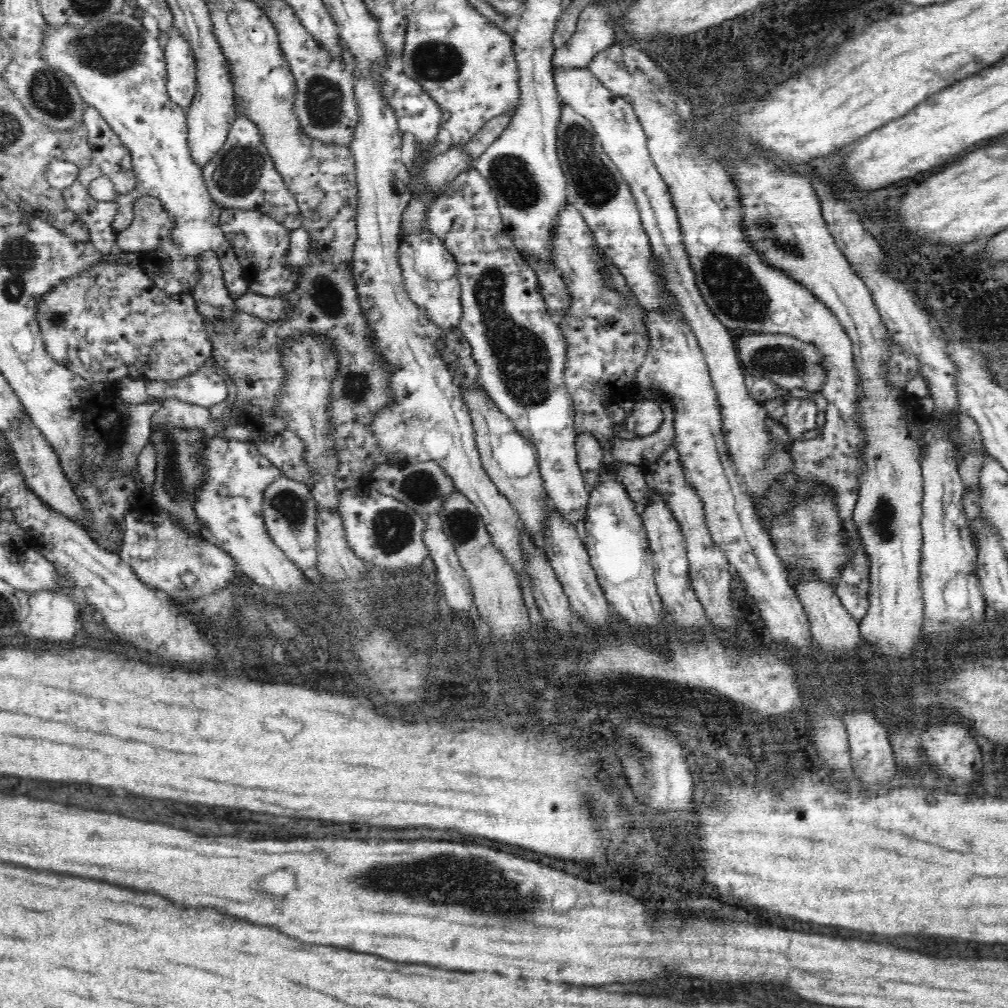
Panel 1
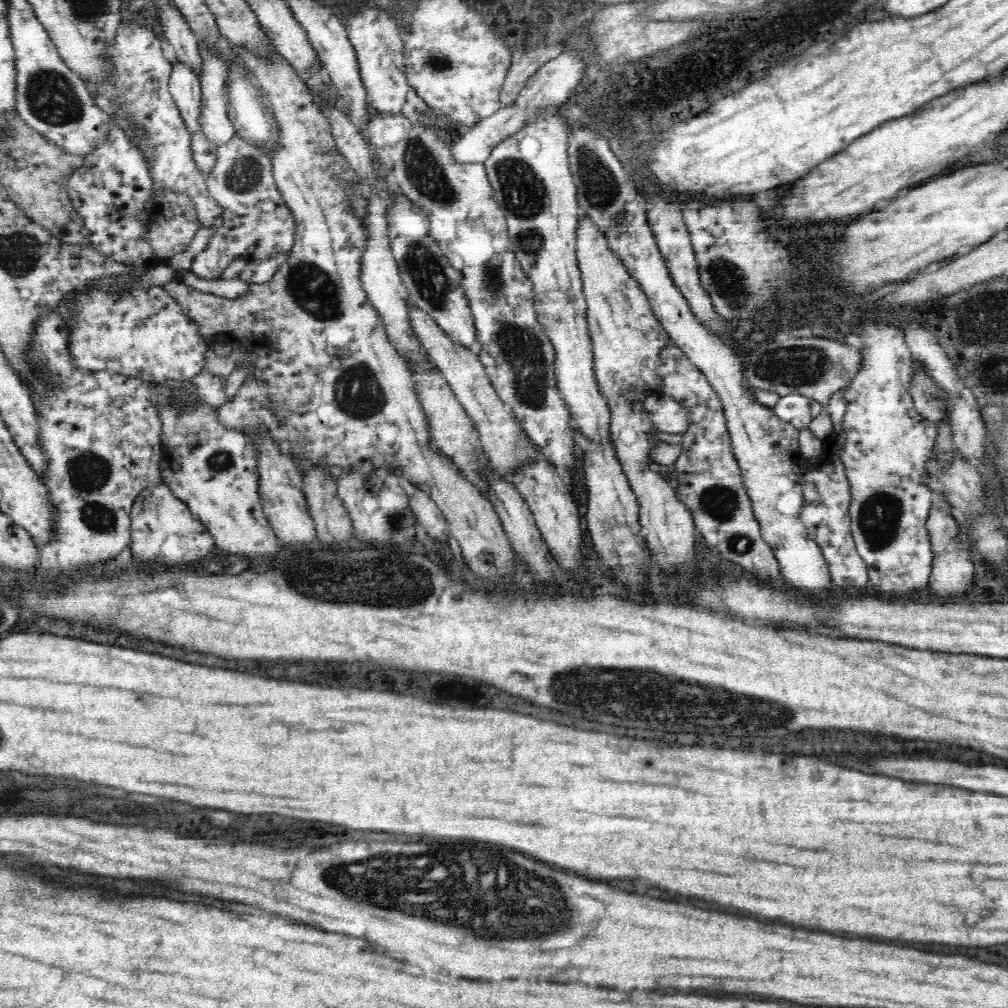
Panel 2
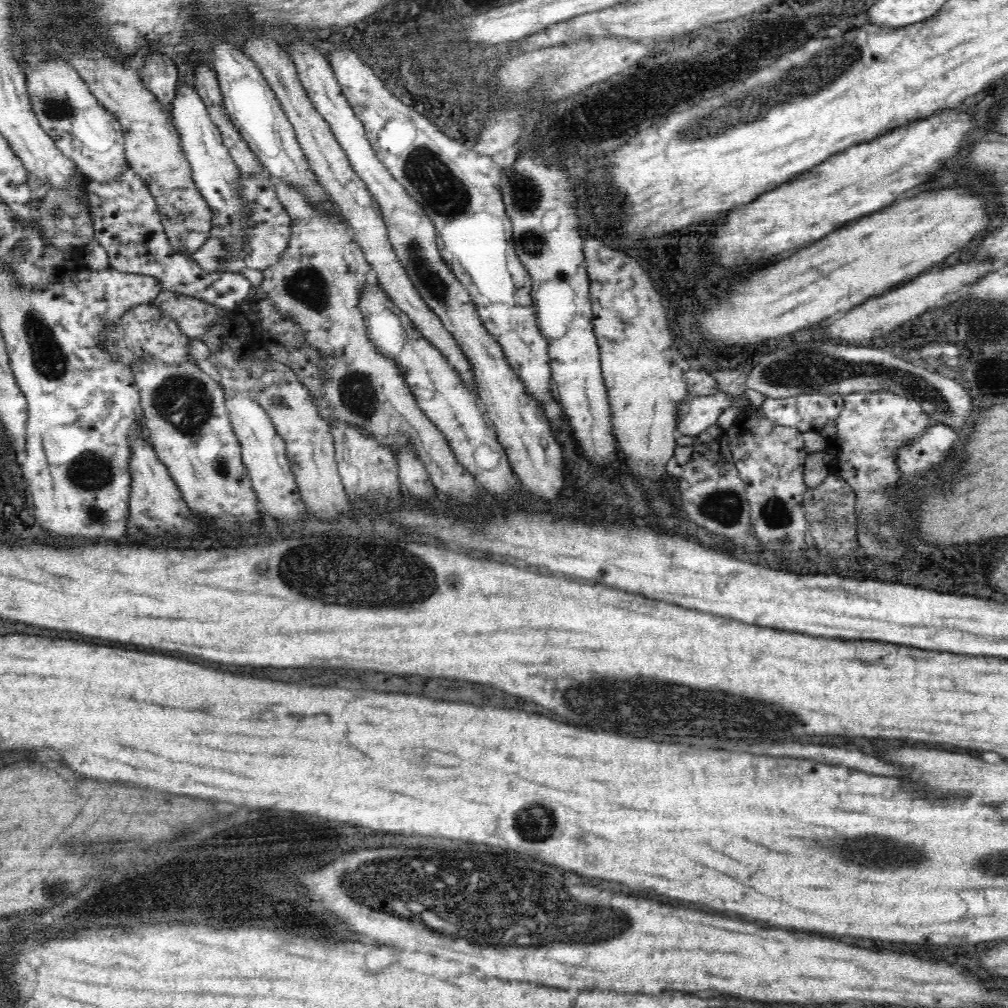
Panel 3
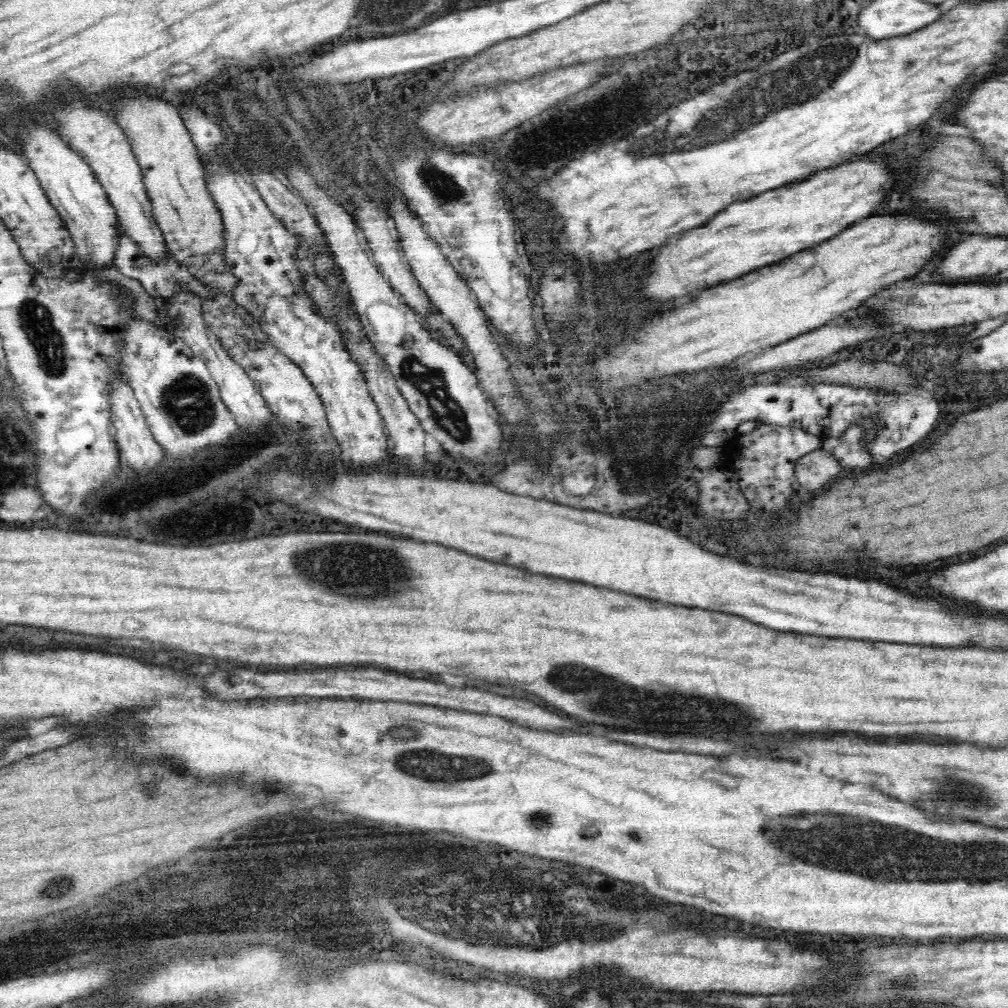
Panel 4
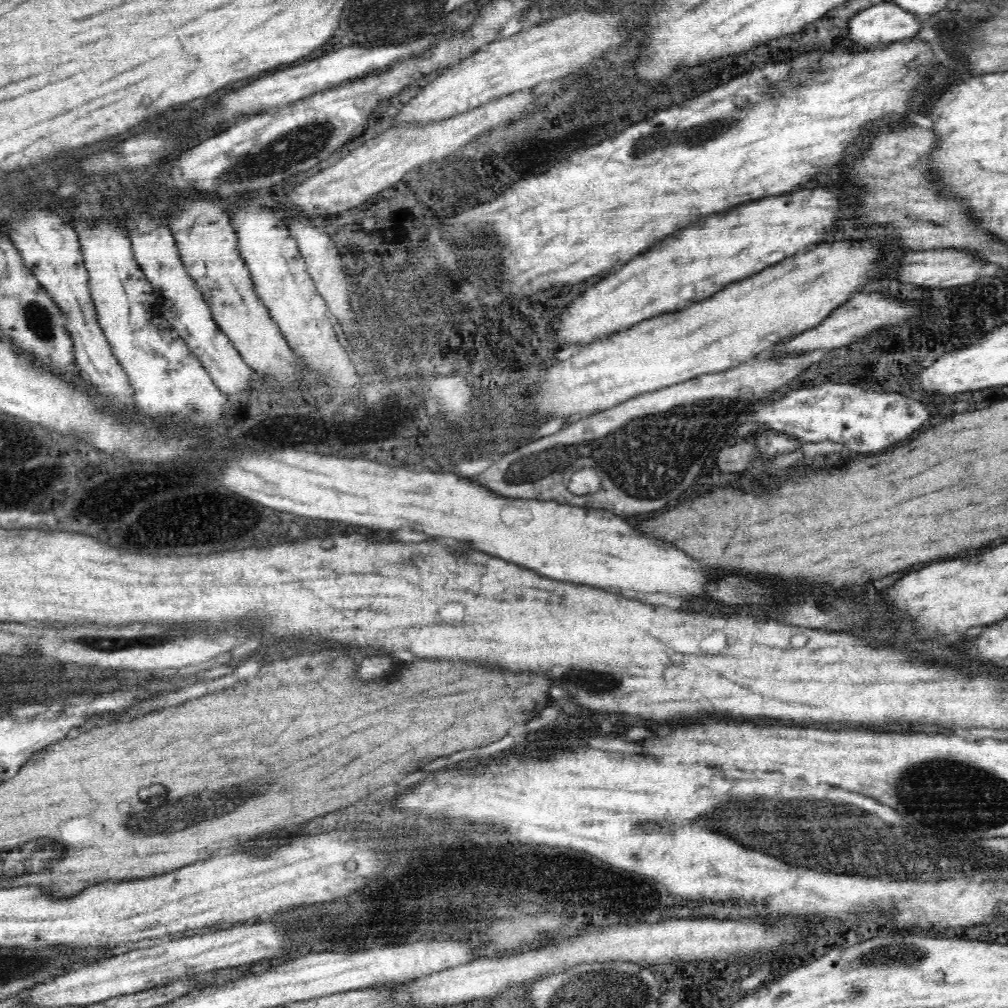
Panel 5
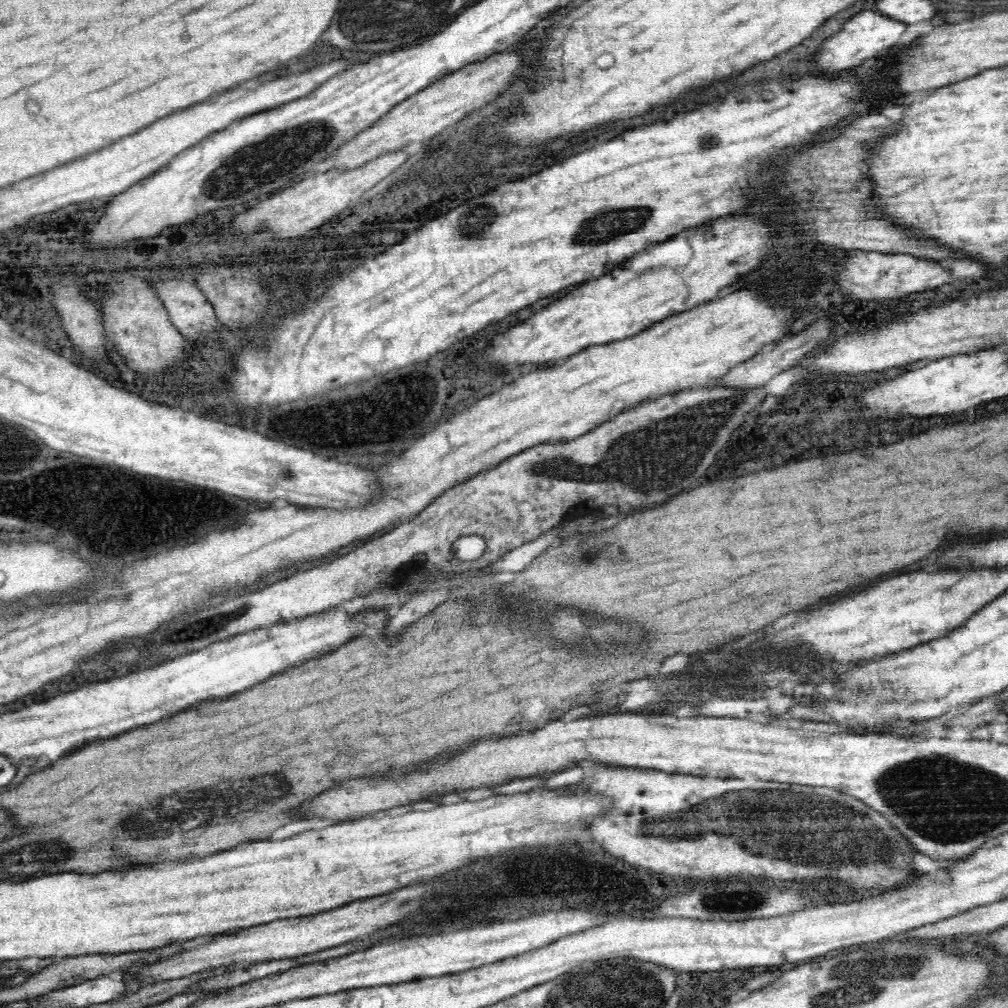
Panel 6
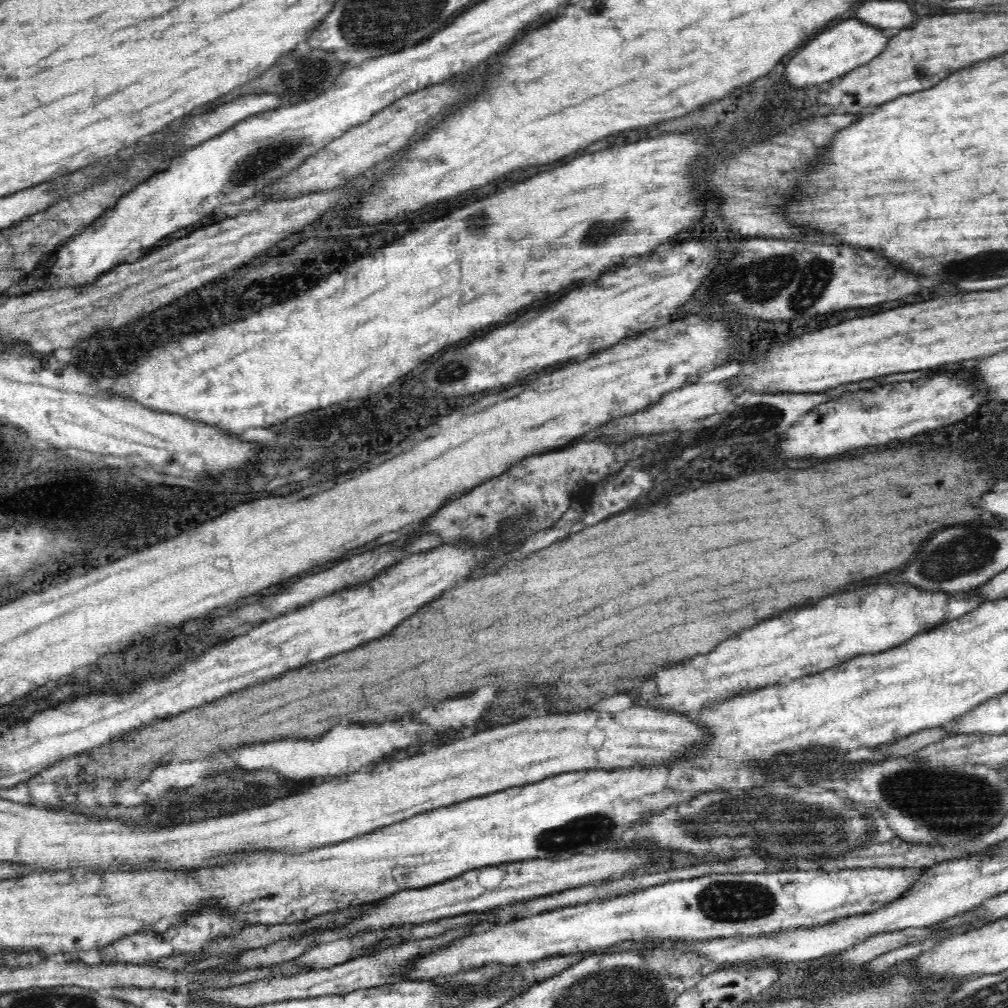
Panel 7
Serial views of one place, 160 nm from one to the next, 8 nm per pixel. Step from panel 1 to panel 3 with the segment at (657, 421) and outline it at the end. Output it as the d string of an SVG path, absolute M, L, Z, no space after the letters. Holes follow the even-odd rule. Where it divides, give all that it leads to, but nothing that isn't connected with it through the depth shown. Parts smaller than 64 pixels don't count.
M717 391L710 396L686 397L677 404L677 434L695 437L716 424L718 416L733 405L733 396Z

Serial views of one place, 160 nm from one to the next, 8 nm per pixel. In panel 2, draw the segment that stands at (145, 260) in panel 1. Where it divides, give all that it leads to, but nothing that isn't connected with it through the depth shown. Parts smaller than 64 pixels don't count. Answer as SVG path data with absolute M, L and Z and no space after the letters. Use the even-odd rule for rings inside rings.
M130 21L118 27L113 45L103 52L105 60L113 64L113 73L103 81L98 81L90 86L91 97L94 99L98 109L112 118L127 118L129 124L135 126L144 126L145 137L141 140L139 149L143 156L147 156L146 161L152 177L153 187L151 192L155 195L160 190L169 190L170 192L181 192L187 194L194 203L195 214L197 214L200 226L204 228L213 228L216 232L223 224L223 208L210 196L207 184L205 183L202 171L198 169L196 161L192 159L192 149L190 148L190 131L182 119L182 115L174 102L173 96L169 91L169 80L173 64L170 63L162 53L160 39L148 28Z

